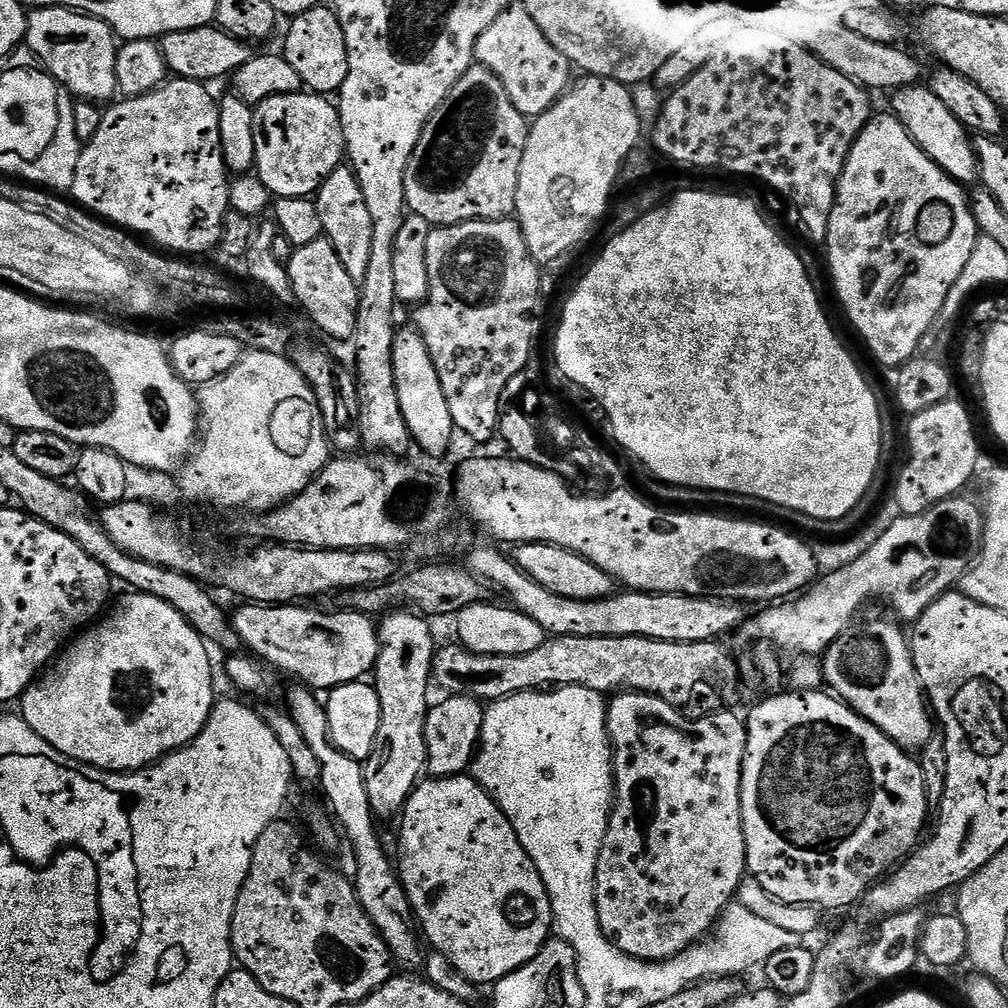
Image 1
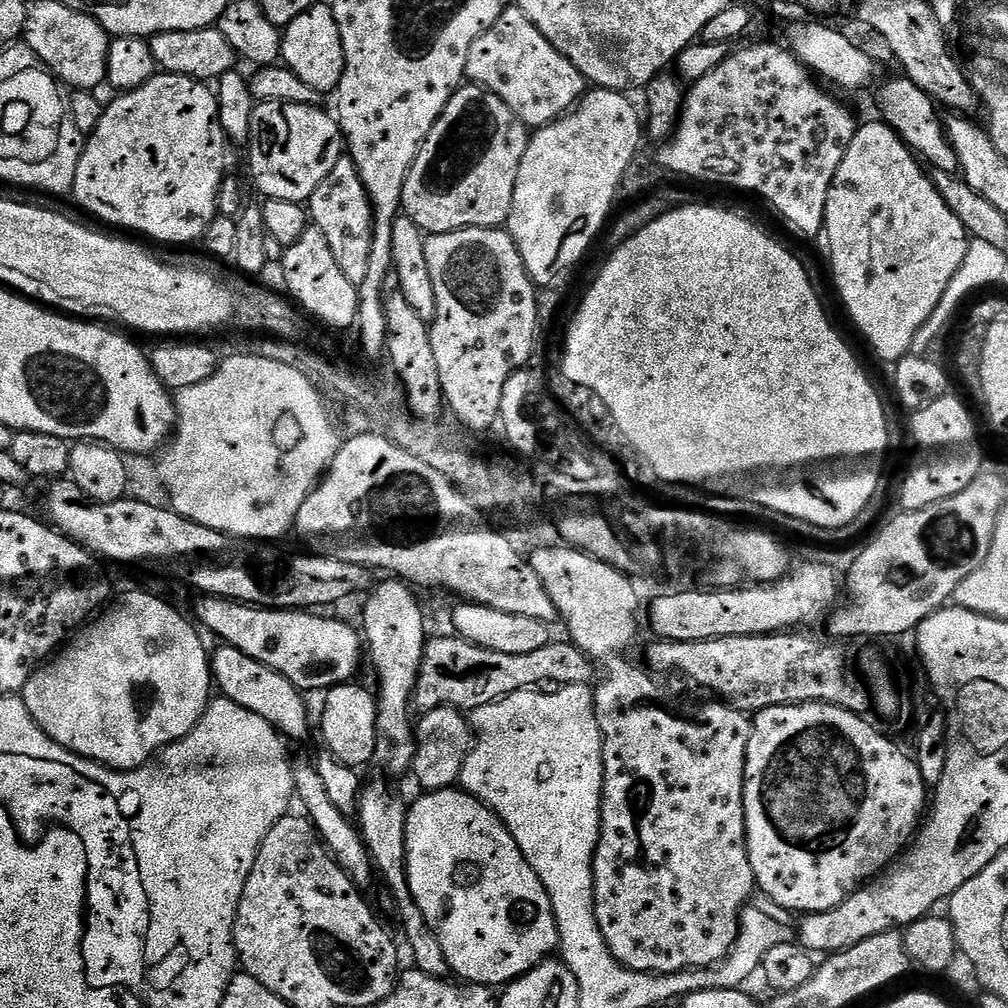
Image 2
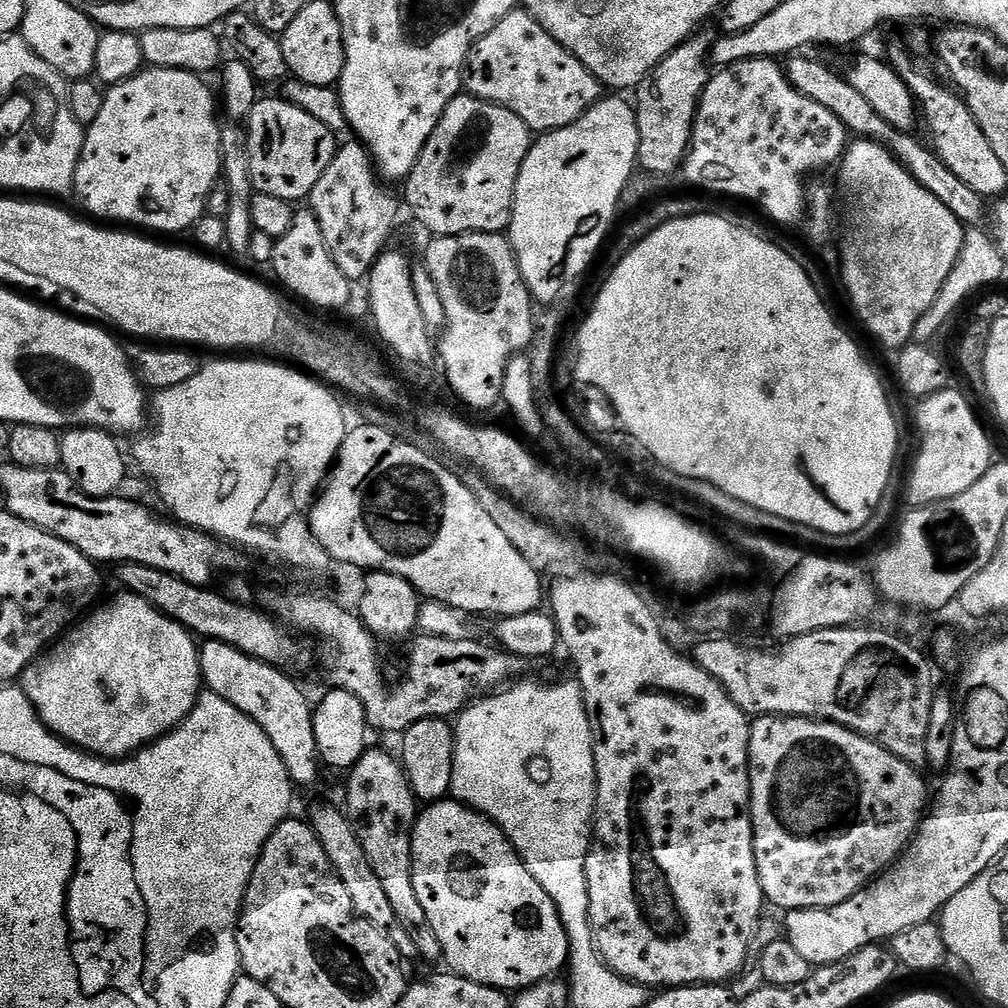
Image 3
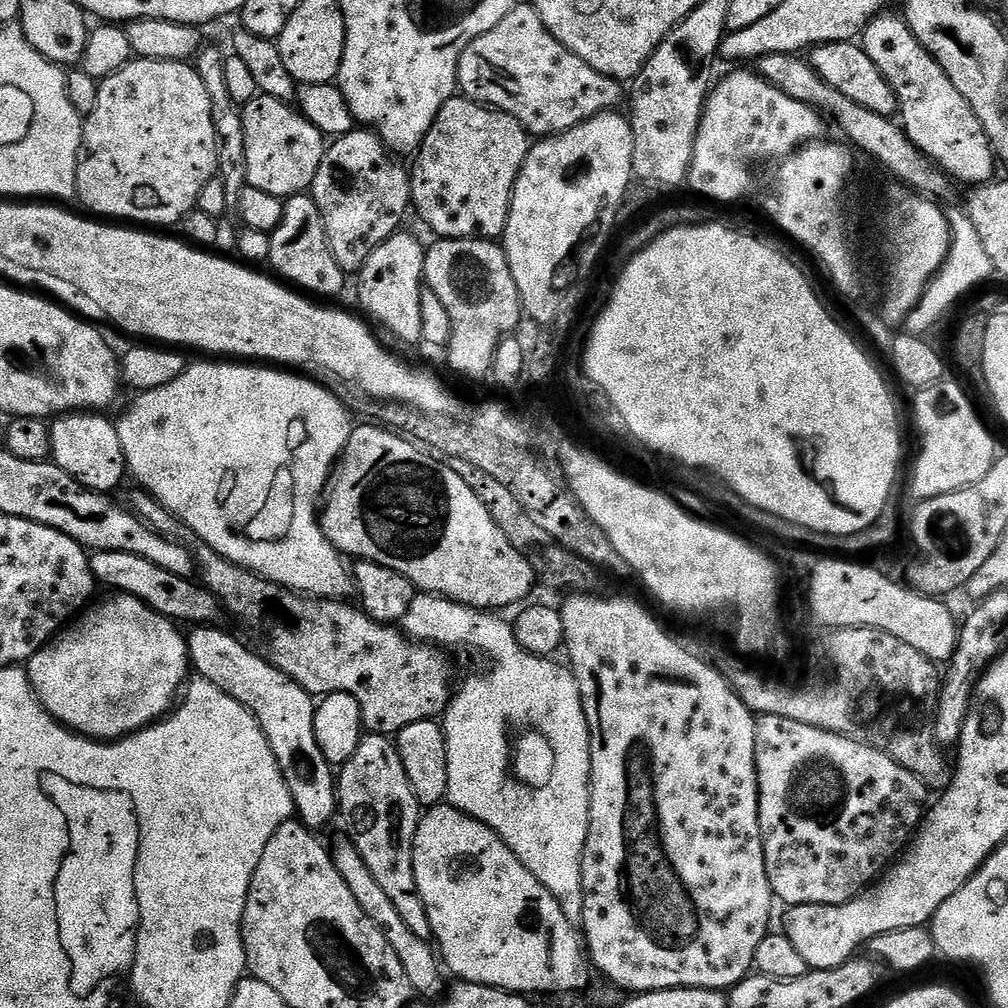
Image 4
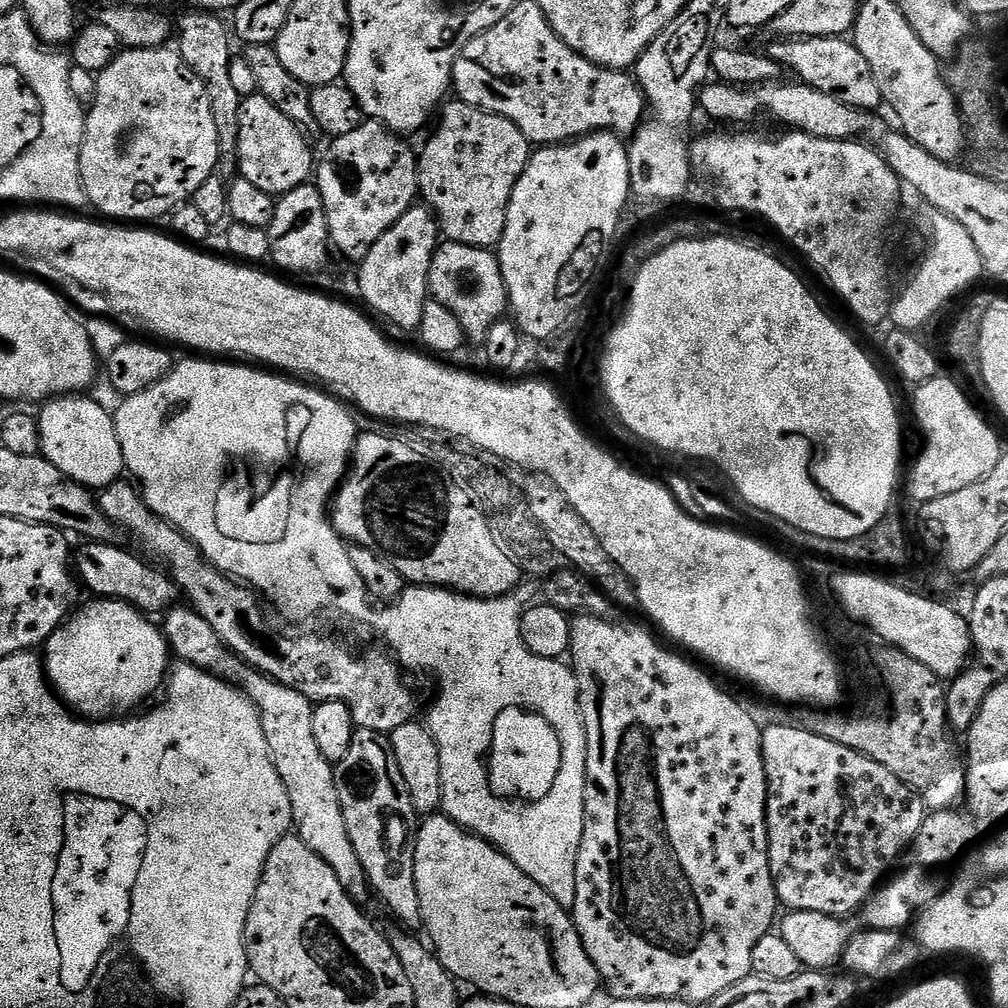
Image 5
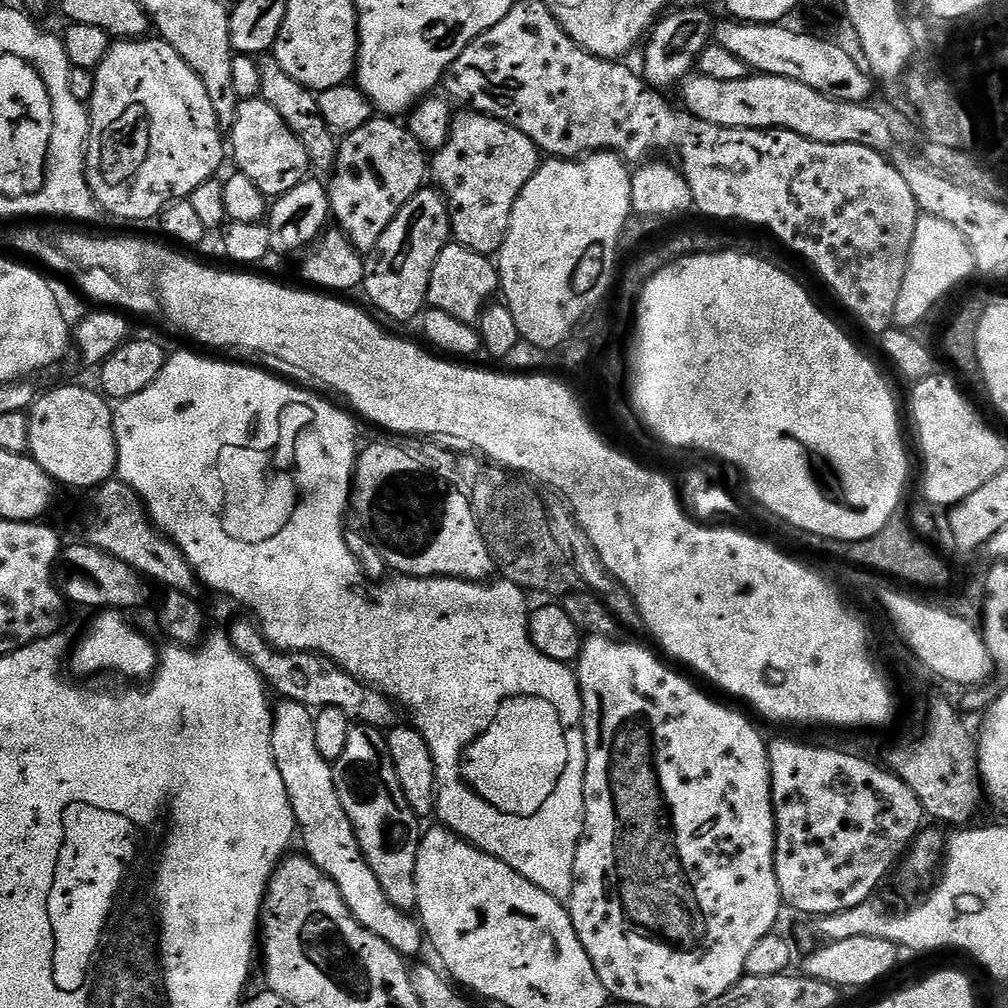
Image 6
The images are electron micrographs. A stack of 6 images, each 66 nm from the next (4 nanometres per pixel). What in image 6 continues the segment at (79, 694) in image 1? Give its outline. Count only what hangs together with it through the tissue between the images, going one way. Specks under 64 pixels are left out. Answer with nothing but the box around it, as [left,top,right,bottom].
[70,610,158,682]

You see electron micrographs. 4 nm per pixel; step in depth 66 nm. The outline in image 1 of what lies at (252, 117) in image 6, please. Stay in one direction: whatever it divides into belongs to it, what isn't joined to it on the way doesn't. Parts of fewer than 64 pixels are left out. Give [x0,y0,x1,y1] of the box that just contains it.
[254,90,346,197]

